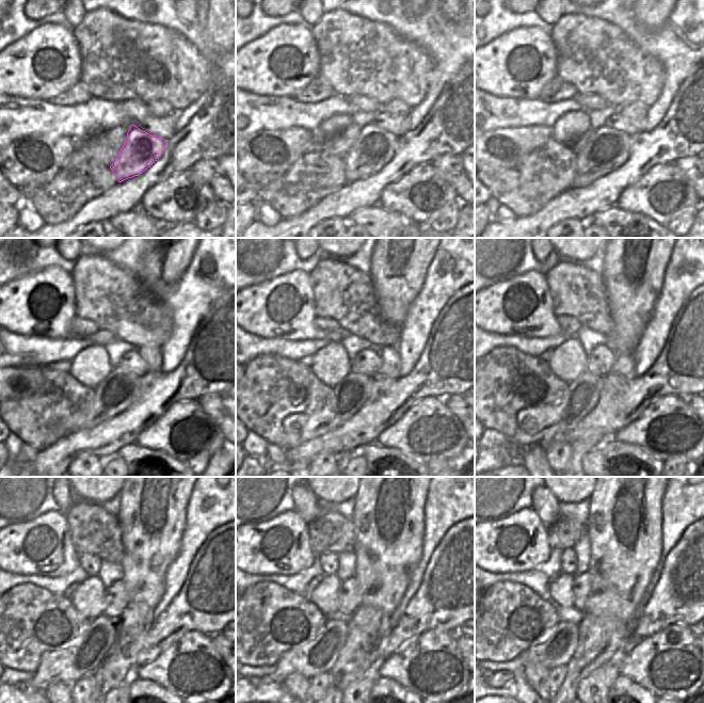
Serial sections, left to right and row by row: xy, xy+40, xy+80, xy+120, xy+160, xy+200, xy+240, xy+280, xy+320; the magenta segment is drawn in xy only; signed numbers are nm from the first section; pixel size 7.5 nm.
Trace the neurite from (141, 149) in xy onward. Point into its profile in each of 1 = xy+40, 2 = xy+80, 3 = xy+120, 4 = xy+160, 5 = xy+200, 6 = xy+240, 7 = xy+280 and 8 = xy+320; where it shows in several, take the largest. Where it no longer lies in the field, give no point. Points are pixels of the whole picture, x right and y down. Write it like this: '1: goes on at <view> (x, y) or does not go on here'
1: goes on at xy+40 (373, 148)
2: goes on at xy+80 (601, 152)
3: goes on at xy+120 (121, 389)
4: goes on at xy+160 (351, 394)
5: goes on at xy+200 (542, 426)
6: goes on at xy+240 (69, 664)
7: goes on at xy+280 (318, 656)
8: goes on at xy+320 (558, 649)

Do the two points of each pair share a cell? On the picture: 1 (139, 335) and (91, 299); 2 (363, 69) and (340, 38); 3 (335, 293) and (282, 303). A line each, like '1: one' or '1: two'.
1: one
2: one
3: two

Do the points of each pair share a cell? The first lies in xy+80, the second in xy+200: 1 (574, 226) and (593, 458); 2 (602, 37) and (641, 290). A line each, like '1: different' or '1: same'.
1: different
2: different

